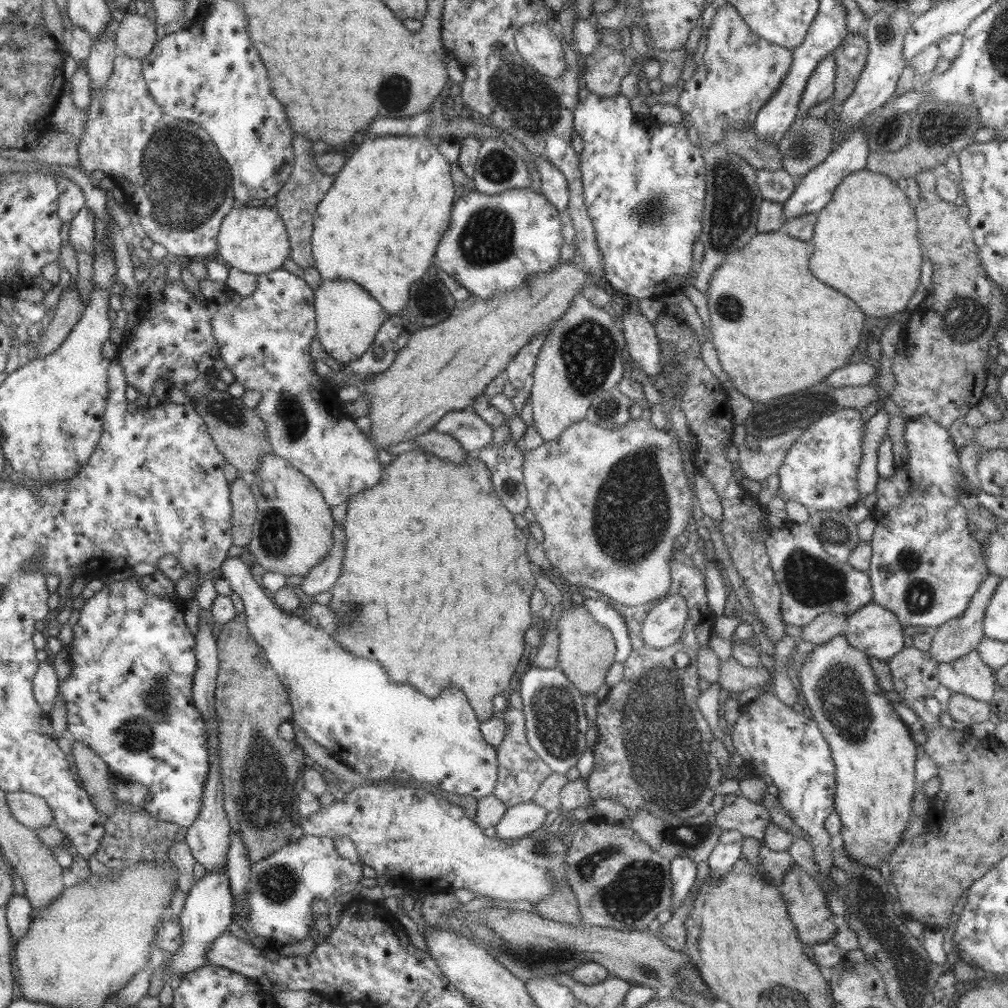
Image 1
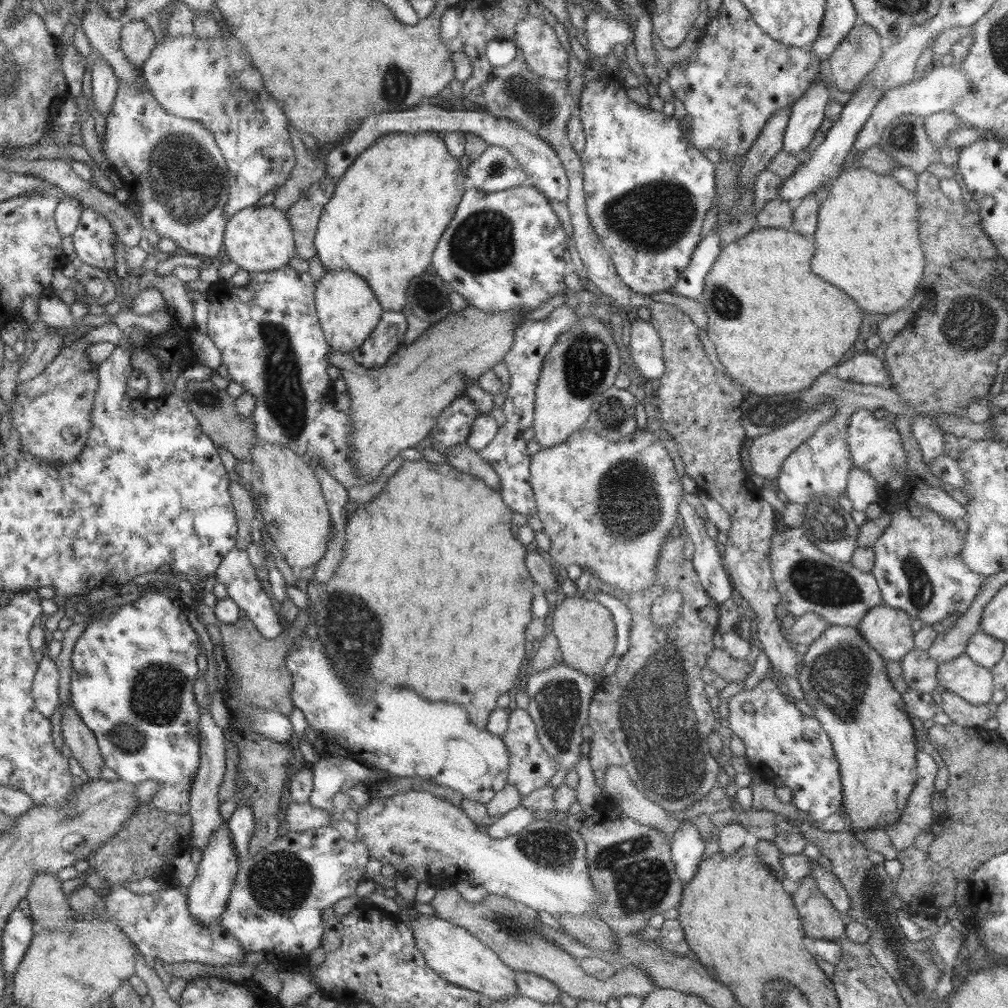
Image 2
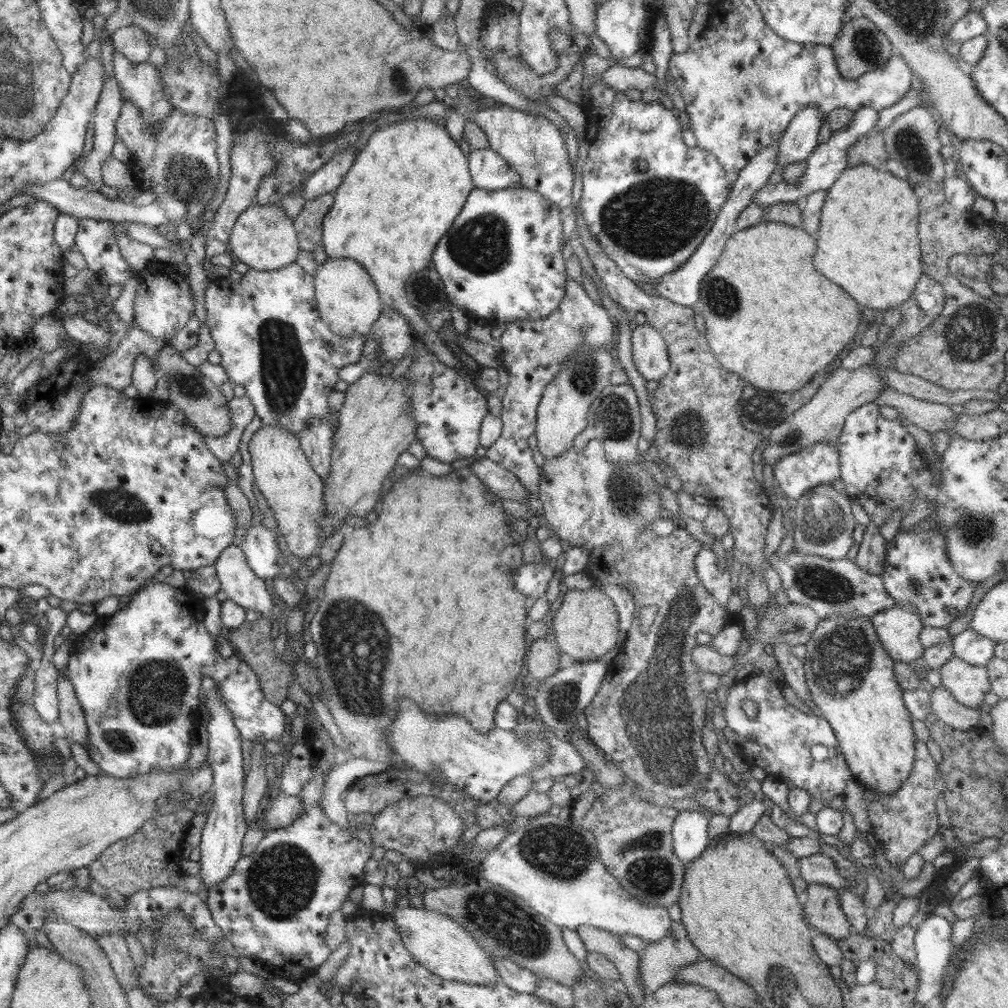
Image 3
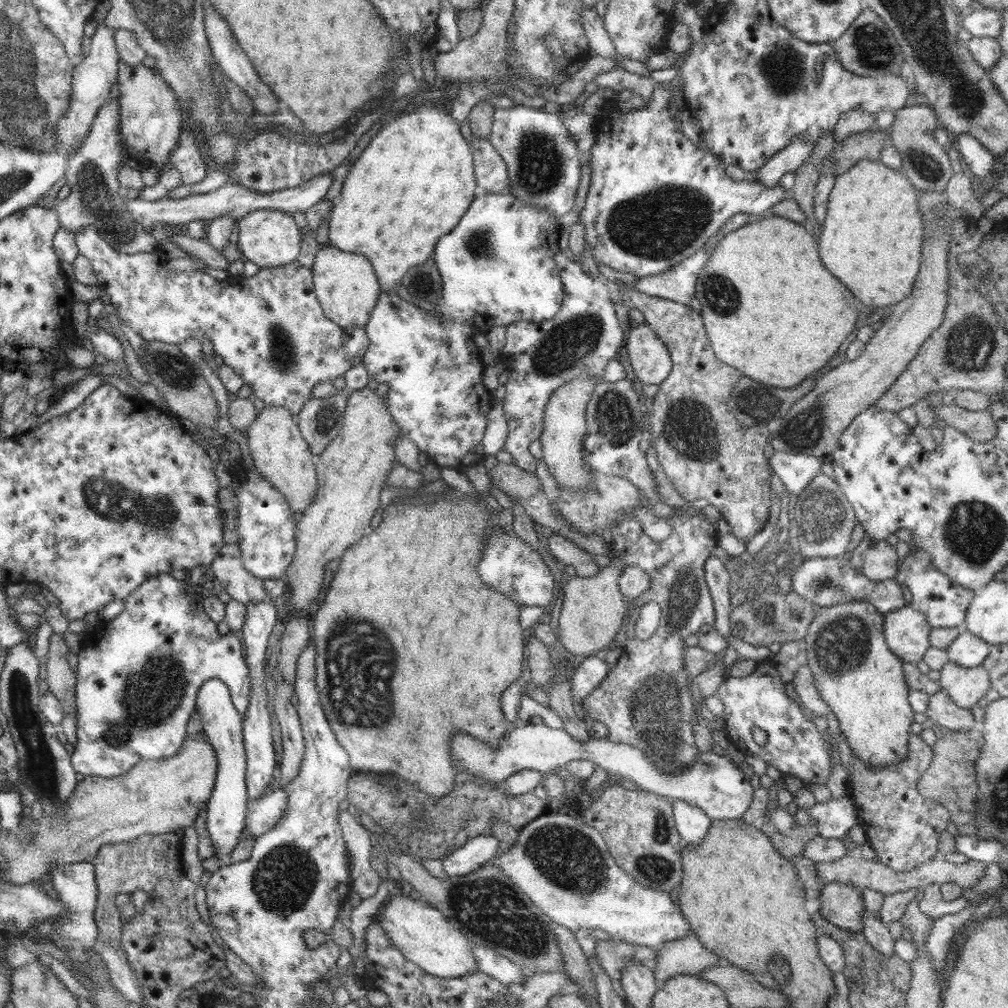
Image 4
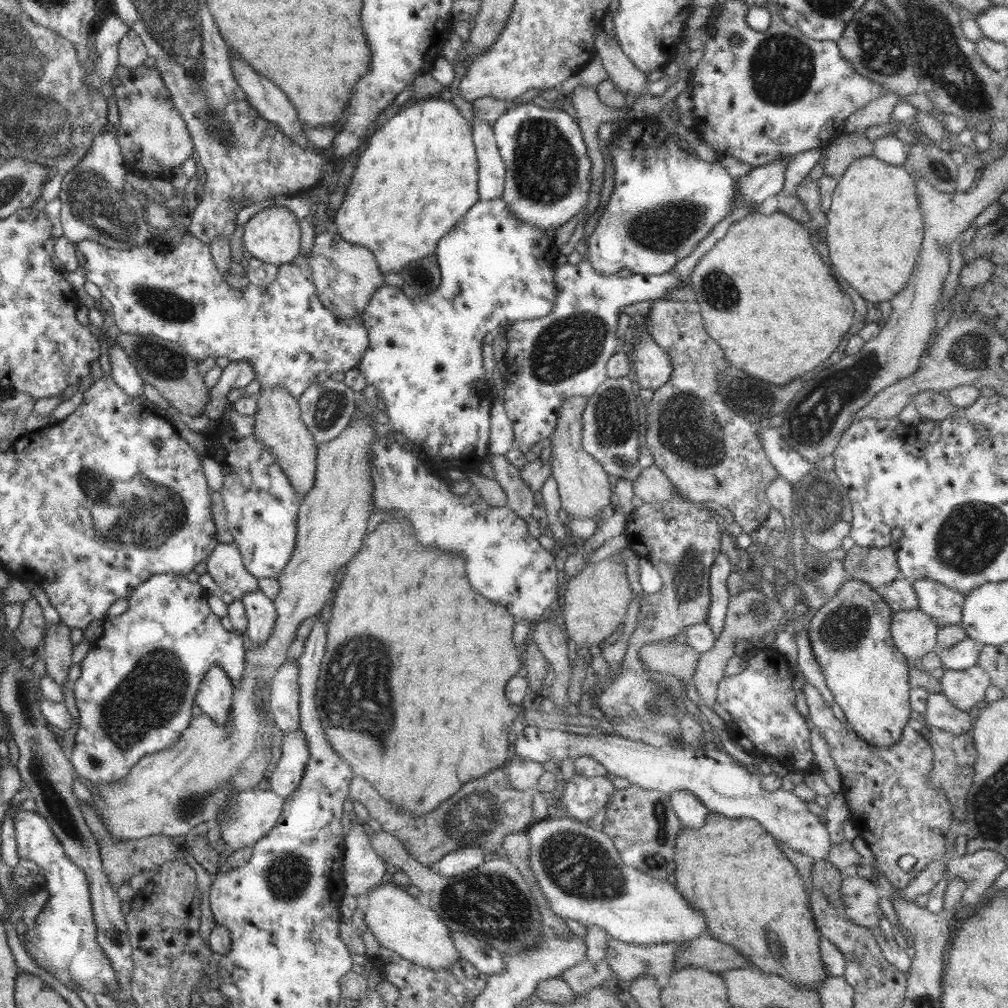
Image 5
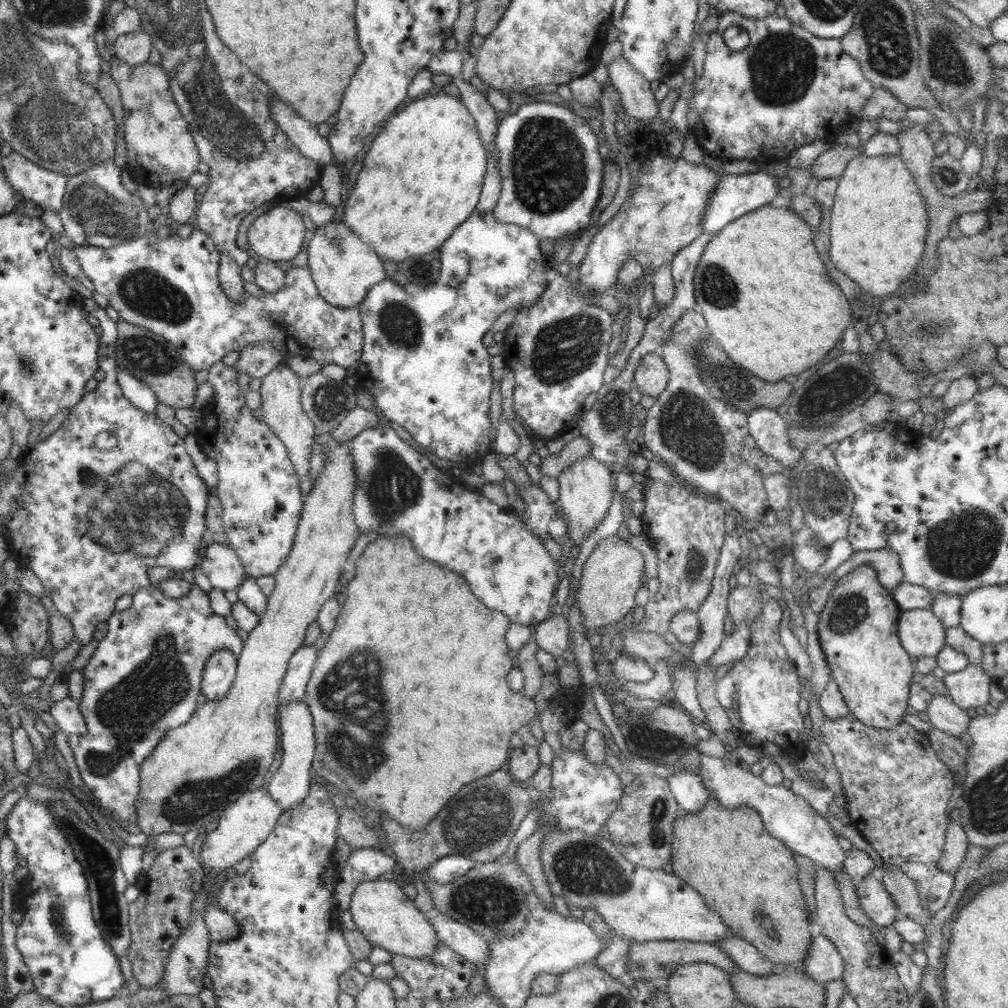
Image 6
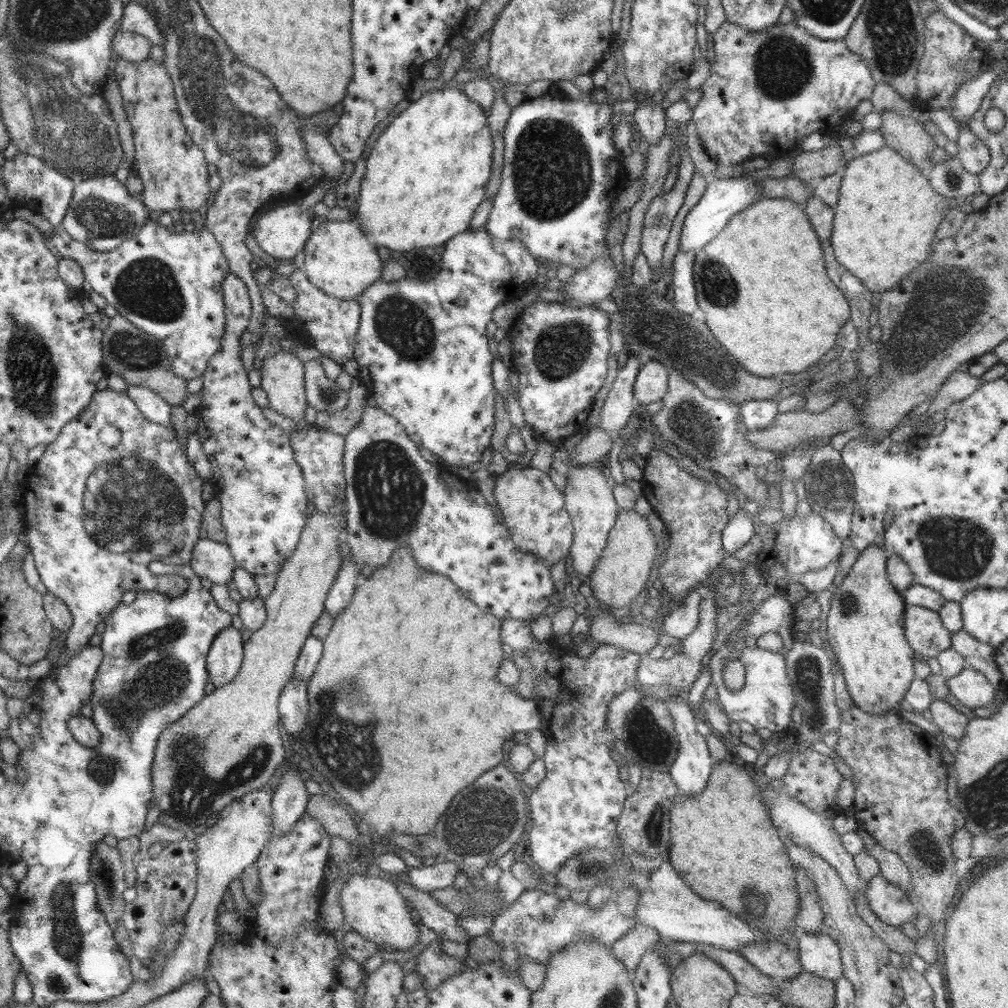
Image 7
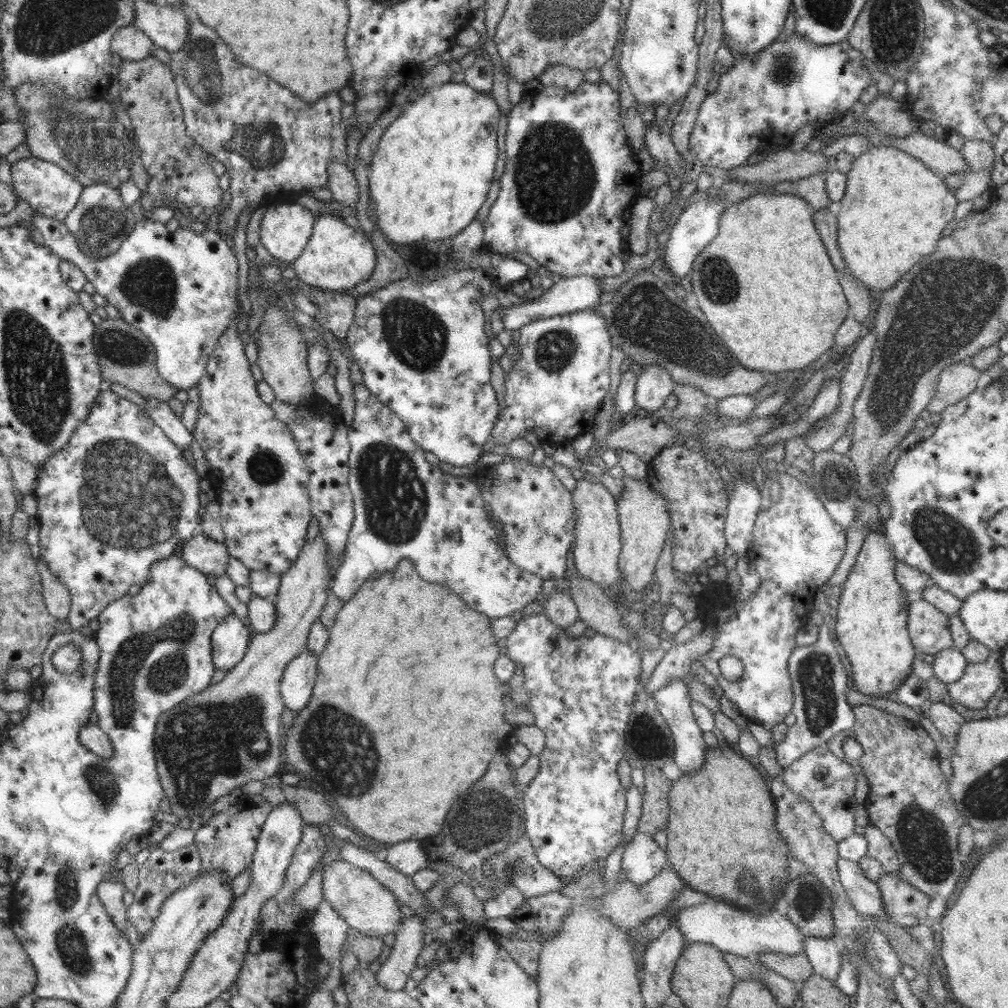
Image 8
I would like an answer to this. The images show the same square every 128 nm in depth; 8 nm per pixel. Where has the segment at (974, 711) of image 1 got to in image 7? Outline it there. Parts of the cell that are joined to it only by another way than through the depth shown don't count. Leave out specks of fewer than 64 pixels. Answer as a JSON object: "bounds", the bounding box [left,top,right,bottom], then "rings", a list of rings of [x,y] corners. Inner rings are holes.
{"bounds":[927,699,969,742],"rings":[[[933,699],[928,708],[927,716],[941,731],[941,734],[951,742],[957,742],[964,737],[969,720],[965,714],[946,701]]]}

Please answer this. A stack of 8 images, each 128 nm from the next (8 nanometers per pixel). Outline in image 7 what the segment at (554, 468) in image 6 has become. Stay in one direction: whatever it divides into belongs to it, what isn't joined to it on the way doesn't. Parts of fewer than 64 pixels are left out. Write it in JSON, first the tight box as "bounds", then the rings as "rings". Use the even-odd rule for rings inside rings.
{"bounds":[570,429,614,466],"rings":[[[602,429],[586,430],[582,433],[580,442],[570,451],[571,462],[578,462],[580,466],[588,465],[595,459],[601,459],[610,451],[614,435]]]}

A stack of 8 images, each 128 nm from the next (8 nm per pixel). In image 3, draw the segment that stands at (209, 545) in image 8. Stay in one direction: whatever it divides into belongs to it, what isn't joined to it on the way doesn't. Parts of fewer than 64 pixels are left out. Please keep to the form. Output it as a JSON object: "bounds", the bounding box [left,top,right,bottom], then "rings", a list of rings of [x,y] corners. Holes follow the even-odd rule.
{"bounds":[213,544,276,617],"rings":[[[232,544],[225,548],[213,565],[220,580],[219,589],[228,595],[228,599],[233,600],[234,603],[242,606],[245,610],[260,613],[262,617],[273,617],[272,610],[274,610],[276,604],[268,594],[265,580],[258,578],[256,573],[248,566],[246,557],[239,546]]]}

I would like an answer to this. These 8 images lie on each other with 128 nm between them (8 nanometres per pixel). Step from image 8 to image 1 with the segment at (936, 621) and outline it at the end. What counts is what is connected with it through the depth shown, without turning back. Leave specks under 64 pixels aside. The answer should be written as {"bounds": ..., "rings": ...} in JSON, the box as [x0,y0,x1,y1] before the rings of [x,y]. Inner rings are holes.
{"bounds":[843,603,909,662],"rings":[[[869,603],[862,606],[858,612],[848,616],[847,622],[848,628],[846,628],[843,636],[848,641],[848,645],[866,653],[869,657],[888,662],[909,645],[909,640],[904,638],[904,626],[898,621],[898,617],[889,609],[883,608],[878,604]]]}

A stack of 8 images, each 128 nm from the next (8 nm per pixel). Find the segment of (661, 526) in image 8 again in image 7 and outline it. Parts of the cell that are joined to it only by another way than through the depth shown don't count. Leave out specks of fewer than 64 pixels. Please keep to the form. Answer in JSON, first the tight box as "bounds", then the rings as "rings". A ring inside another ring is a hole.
{"bounds":[590,509,656,608],"rings":[[[620,509],[619,516],[609,532],[609,542],[600,555],[590,576],[590,587],[594,598],[602,608],[624,608],[638,594],[642,594],[644,584],[650,580],[650,572],[656,558],[656,537],[650,531],[646,516],[642,517],[632,509]]]}

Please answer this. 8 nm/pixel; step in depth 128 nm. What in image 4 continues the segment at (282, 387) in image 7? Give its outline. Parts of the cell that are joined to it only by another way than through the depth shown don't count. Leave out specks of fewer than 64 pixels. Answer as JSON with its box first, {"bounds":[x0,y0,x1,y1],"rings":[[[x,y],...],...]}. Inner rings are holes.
{"bounds":[247,406,318,521],"rings":[[[265,406],[247,428],[247,440],[255,468],[284,495],[297,521],[314,502],[318,481],[315,471],[316,459],[308,443],[302,438],[295,418],[285,406]]]}

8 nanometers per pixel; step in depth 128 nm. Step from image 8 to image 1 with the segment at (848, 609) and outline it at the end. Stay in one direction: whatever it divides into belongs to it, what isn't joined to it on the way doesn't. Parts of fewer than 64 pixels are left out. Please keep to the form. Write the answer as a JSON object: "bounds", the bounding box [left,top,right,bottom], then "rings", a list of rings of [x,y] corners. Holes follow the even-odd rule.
{"bounds":[798,634,918,867],"rings":[[[843,634],[815,646],[810,654],[799,657],[799,660],[802,664],[798,669],[799,692],[832,751],[836,783],[834,806],[841,820],[840,833],[846,852],[862,865],[879,867],[880,861],[887,861],[893,850],[905,839],[905,831],[910,824],[912,801],[918,787],[915,779],[916,747],[912,741],[911,728],[890,705],[894,699],[879,687],[870,665],[870,657],[848,645]]]}

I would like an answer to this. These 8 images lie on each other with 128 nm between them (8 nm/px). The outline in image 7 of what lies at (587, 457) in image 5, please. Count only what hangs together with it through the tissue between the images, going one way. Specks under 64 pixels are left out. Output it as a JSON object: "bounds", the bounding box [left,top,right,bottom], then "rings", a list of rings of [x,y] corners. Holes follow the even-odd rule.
{"bounds":[563,465,620,576],"rings":[[[590,465],[569,467],[566,474],[566,486],[563,490],[565,507],[573,521],[573,541],[569,550],[572,566],[584,576],[592,576],[600,555],[609,542],[609,532],[619,516],[620,508],[612,495],[612,483],[599,468]]]}

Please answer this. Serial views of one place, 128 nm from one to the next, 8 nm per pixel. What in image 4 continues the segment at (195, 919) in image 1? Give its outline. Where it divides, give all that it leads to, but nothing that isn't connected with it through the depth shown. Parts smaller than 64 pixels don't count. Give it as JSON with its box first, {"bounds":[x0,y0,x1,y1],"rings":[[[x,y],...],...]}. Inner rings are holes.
{"bounds":[195,679,248,861],"rings":[[[210,679],[199,688],[195,704],[195,711],[202,717],[203,732],[217,756],[217,777],[206,804],[205,829],[215,848],[214,857],[220,858],[220,861],[229,861],[231,852],[244,837],[248,801],[245,781],[247,756],[243,743],[243,720],[231,701],[230,693],[229,688],[220,679]]]}

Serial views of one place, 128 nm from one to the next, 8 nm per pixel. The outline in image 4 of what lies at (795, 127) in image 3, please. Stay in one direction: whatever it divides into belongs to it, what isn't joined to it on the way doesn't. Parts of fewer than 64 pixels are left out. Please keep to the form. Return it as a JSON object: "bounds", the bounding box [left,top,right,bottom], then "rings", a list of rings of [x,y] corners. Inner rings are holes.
{"bounds":[753,138,814,188],"rings":[[[800,138],[788,144],[782,151],[776,152],[761,169],[753,174],[756,184],[764,184],[772,188],[779,185],[782,176],[788,172],[795,172],[802,164],[809,161],[814,145],[808,138]]]}

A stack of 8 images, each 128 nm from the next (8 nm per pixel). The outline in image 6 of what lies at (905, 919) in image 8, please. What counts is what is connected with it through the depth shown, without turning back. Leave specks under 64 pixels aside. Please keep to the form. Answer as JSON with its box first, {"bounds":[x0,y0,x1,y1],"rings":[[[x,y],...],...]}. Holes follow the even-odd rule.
{"bounds":[855,874,900,928],"rings":[[[868,874],[855,887],[860,908],[866,916],[881,928],[891,926],[900,912],[880,878]]]}

